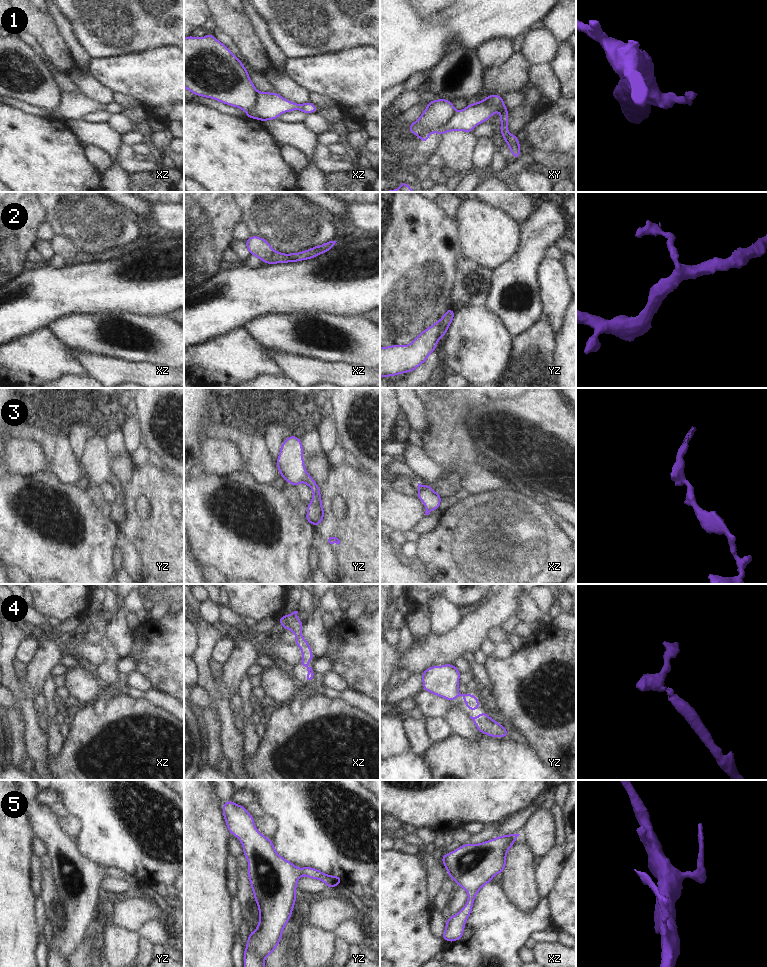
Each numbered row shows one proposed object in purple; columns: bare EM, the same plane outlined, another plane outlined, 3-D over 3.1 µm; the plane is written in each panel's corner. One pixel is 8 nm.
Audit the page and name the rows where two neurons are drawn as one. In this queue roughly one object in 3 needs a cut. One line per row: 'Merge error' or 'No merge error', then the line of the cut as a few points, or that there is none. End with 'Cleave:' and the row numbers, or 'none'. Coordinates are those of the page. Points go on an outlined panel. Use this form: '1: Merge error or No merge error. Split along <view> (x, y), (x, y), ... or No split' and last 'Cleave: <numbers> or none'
1: Merge error. Split along xz (258, 92), (258, 103), (255, 112), (264, 120)
2: Merge error. Split along yz (438, 320), (442, 336)
3: No merge error. No split
4: No merge error. No split
5: No merge error. No split
Cleave: 1, 2.

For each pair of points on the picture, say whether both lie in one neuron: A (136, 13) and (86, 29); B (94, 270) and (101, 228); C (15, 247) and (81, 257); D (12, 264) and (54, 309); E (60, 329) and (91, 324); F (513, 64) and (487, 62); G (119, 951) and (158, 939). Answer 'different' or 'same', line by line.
A: same
B: different
C: different
D: different
E: same
F: different
G: different

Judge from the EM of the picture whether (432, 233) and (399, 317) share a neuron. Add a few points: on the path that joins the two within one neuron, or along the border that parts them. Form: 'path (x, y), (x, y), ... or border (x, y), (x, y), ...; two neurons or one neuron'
path (420, 254), (414, 279), (410, 287), (401, 296); one neuron

